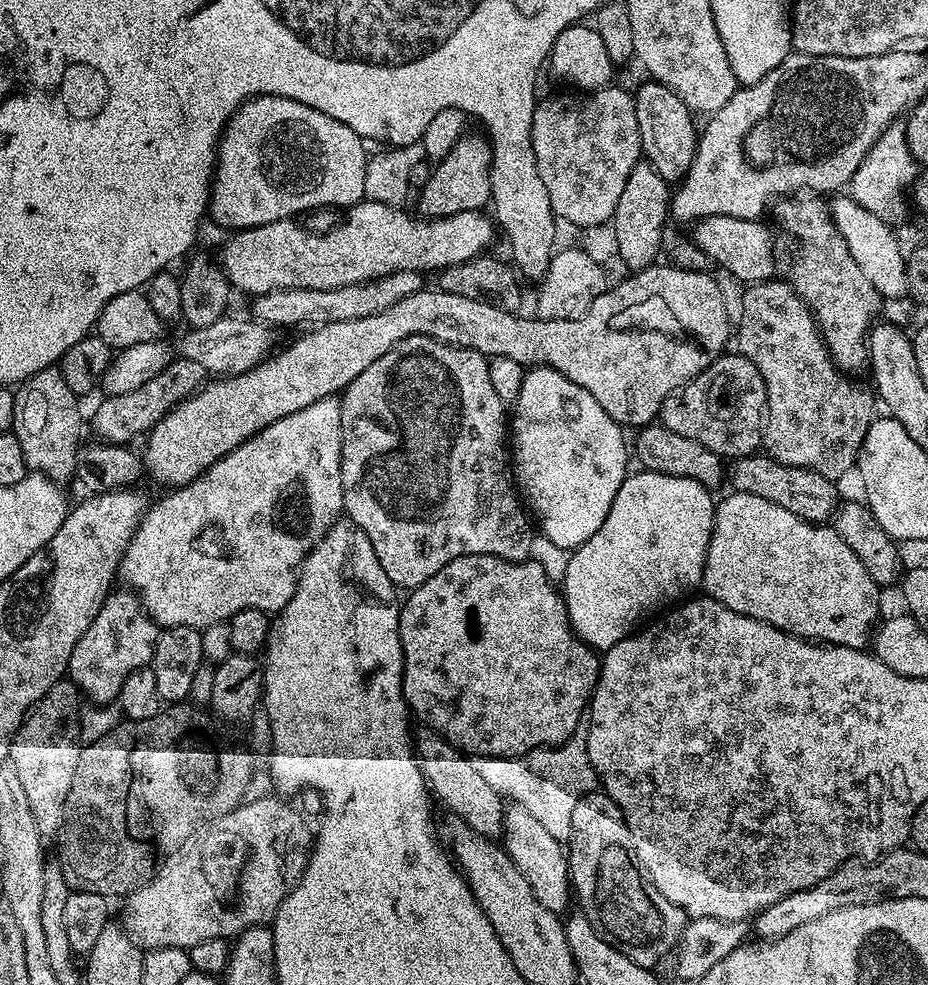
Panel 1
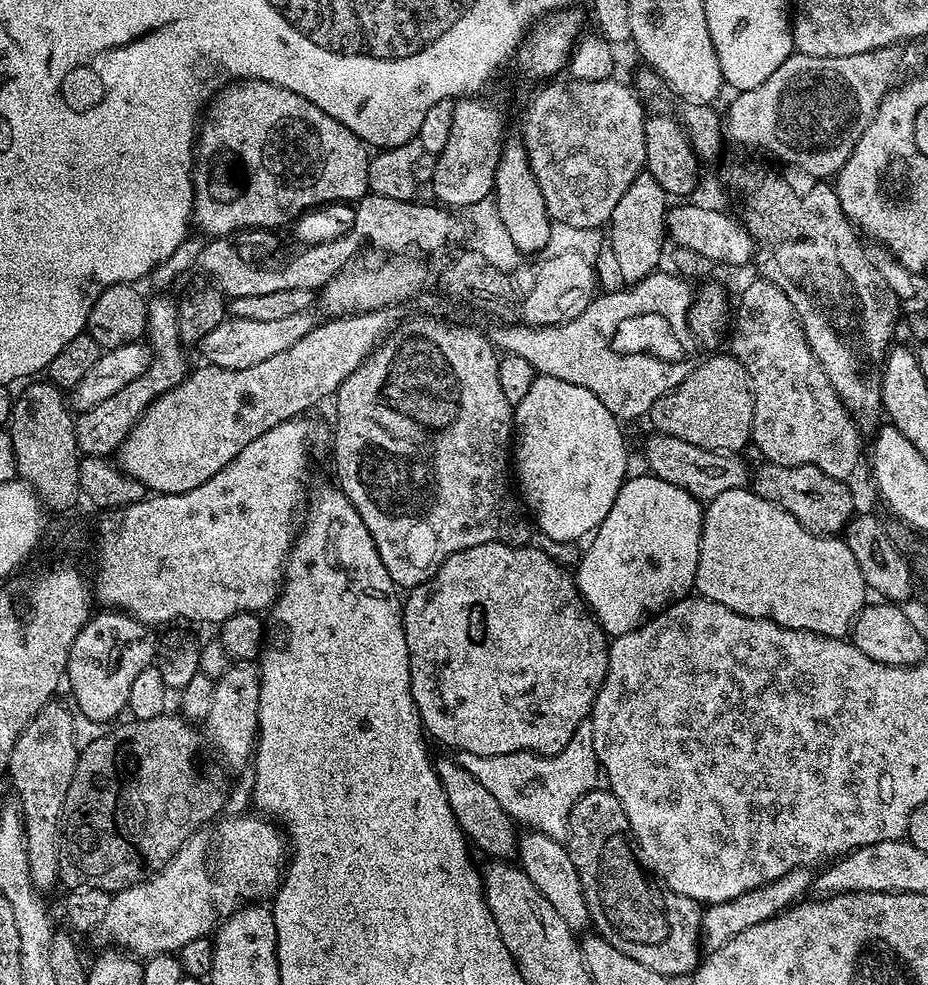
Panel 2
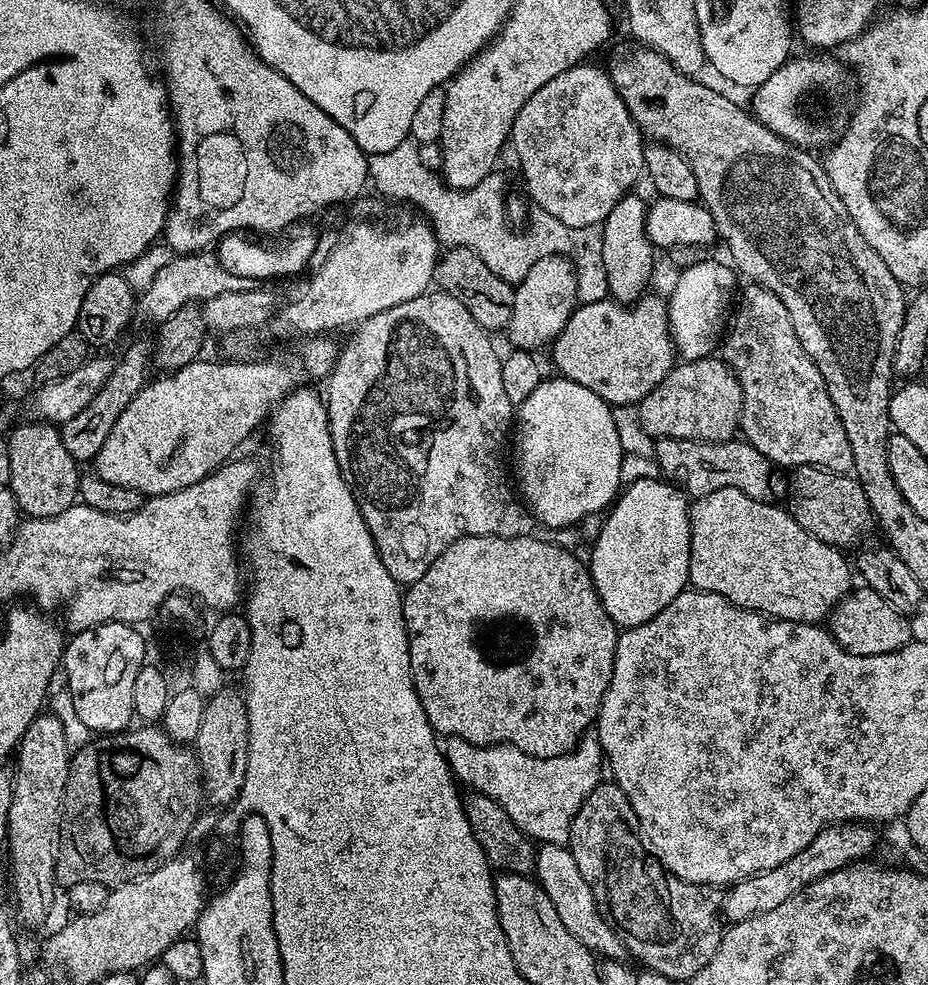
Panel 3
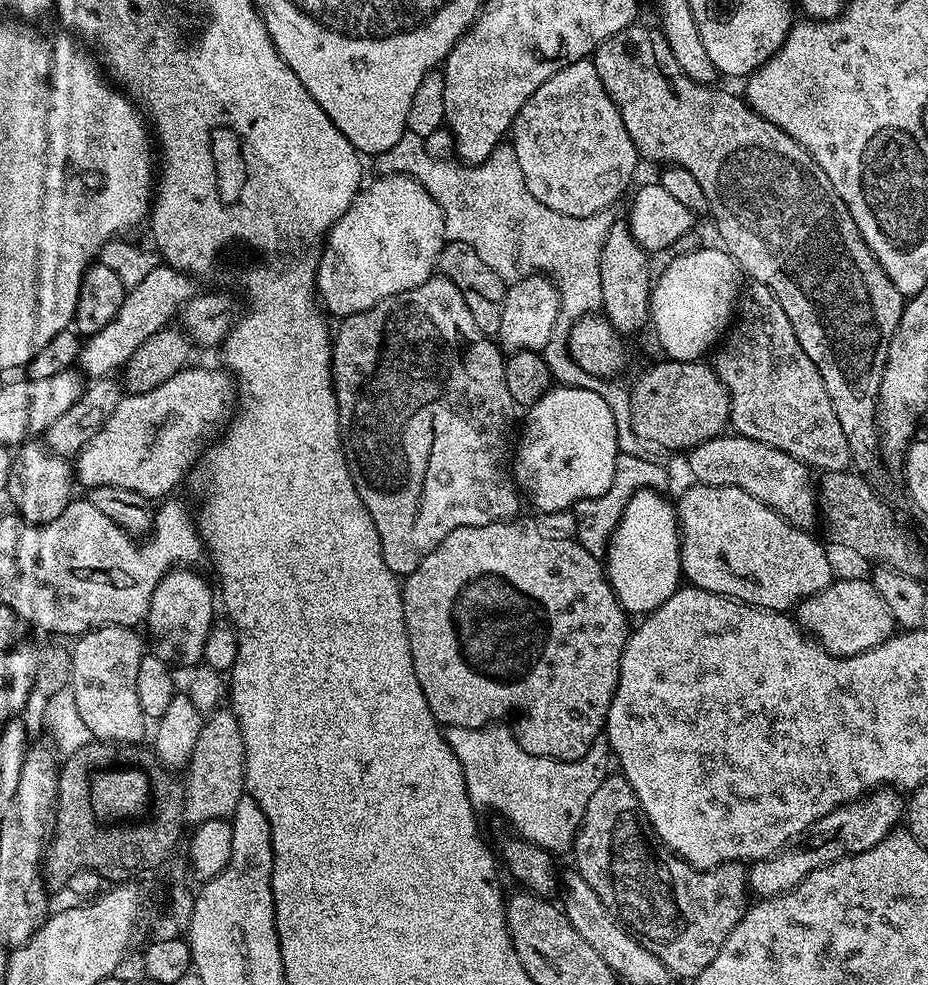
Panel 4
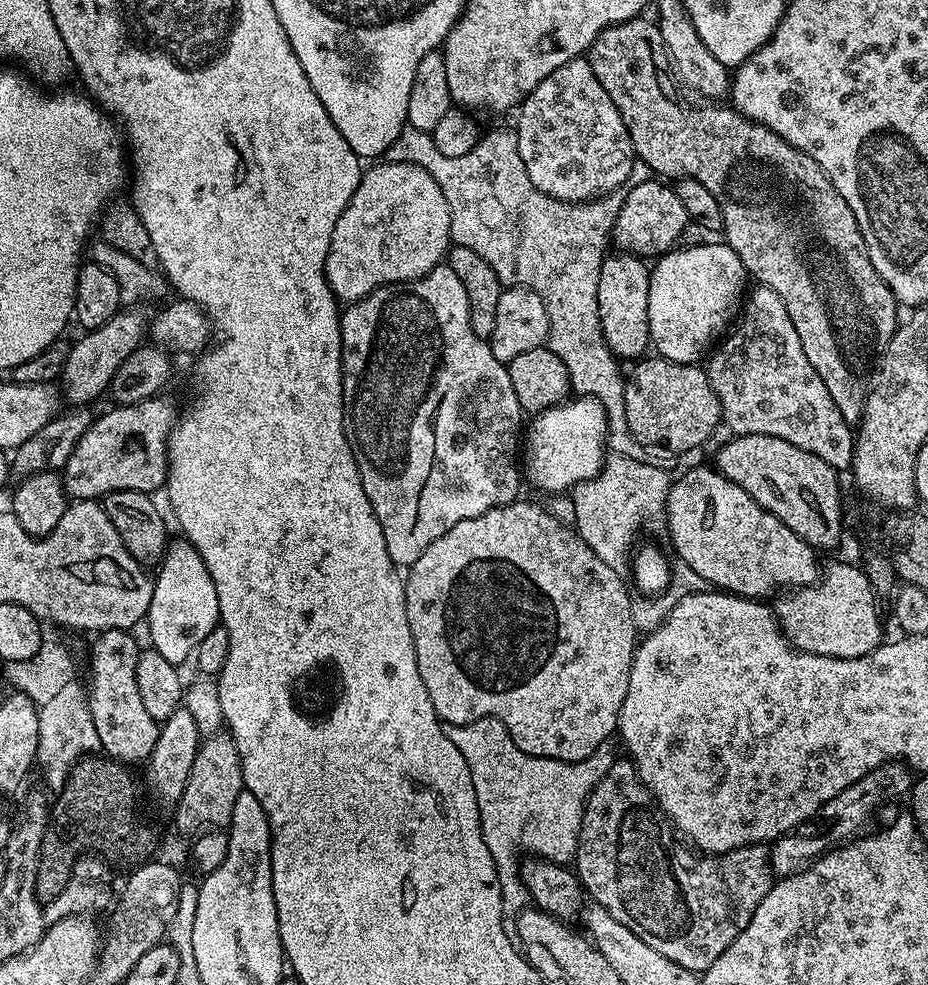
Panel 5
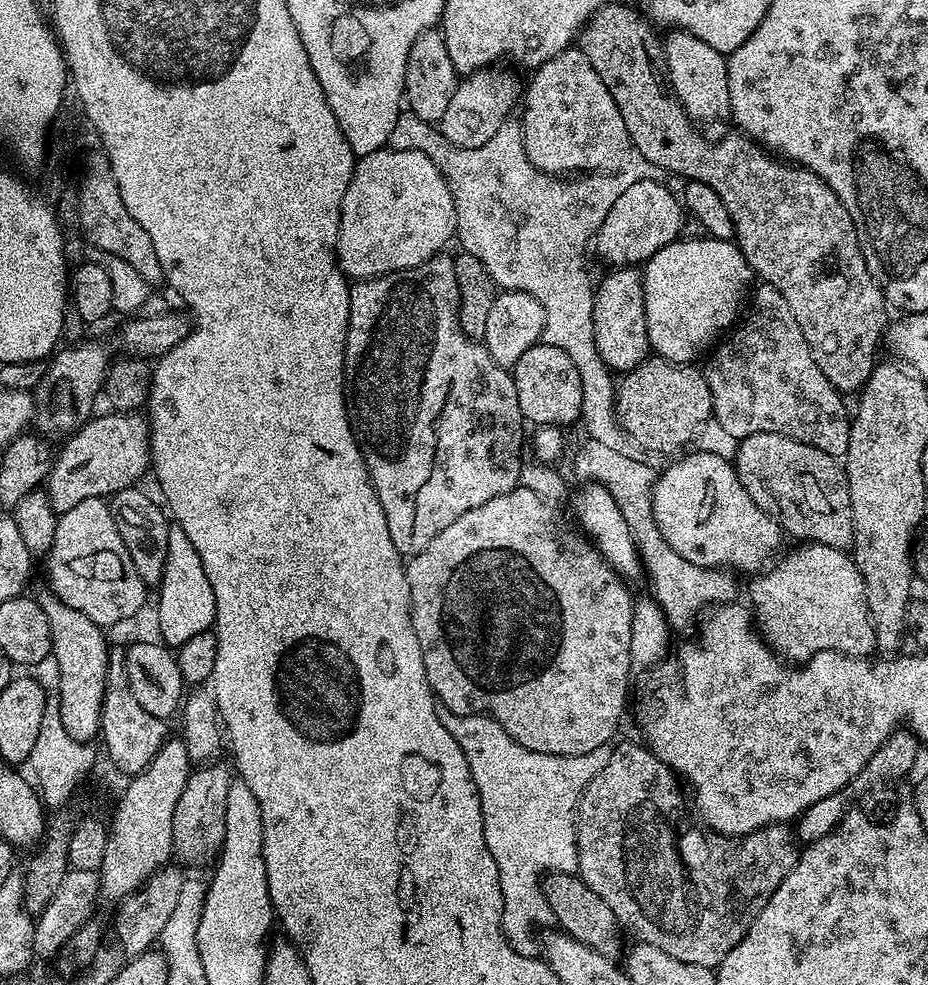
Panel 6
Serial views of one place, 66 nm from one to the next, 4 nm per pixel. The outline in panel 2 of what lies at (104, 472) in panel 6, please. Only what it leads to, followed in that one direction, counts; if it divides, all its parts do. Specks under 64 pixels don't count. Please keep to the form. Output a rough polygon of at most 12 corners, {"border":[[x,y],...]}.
{"border":[[317,323],[290,350],[193,367],[140,415],[119,469],[156,494],[214,478],[303,417],[396,327]]}

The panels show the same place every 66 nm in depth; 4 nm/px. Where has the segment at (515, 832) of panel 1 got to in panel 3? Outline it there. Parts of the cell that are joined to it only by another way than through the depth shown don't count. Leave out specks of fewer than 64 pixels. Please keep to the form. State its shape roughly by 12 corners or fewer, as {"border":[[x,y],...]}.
{"border":[[562,844],[536,849],[534,879],[562,926],[604,960],[624,960],[615,928]]}

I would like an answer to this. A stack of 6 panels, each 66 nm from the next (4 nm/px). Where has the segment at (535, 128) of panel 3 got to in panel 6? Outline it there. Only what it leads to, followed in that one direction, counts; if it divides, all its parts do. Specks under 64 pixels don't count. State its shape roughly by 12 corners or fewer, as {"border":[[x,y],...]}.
{"border":[[573,46],[522,96],[526,154],[549,174],[607,173],[626,122]]}

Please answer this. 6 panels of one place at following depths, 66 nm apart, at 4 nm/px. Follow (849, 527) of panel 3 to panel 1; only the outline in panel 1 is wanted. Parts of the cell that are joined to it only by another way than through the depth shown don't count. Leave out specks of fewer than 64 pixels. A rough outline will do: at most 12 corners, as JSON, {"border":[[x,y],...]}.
{"border":[[767,454],[730,468],[737,492],[766,498],[824,524],[838,507],[837,485],[813,468]]}

